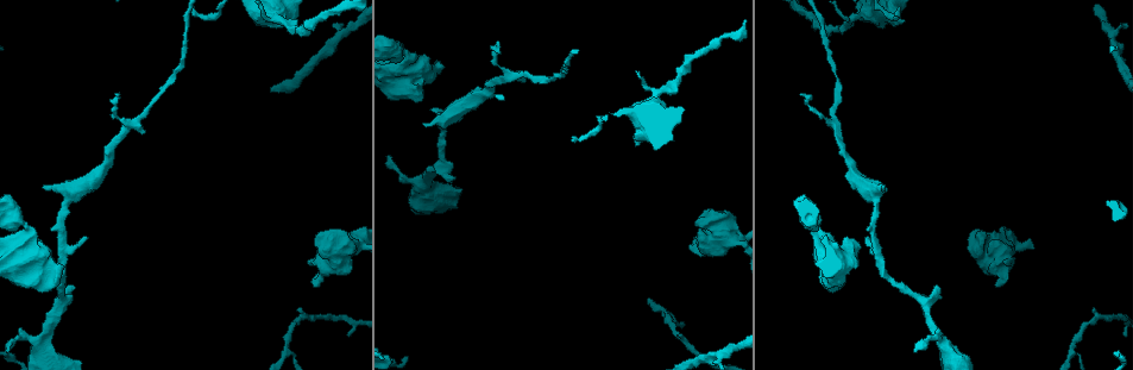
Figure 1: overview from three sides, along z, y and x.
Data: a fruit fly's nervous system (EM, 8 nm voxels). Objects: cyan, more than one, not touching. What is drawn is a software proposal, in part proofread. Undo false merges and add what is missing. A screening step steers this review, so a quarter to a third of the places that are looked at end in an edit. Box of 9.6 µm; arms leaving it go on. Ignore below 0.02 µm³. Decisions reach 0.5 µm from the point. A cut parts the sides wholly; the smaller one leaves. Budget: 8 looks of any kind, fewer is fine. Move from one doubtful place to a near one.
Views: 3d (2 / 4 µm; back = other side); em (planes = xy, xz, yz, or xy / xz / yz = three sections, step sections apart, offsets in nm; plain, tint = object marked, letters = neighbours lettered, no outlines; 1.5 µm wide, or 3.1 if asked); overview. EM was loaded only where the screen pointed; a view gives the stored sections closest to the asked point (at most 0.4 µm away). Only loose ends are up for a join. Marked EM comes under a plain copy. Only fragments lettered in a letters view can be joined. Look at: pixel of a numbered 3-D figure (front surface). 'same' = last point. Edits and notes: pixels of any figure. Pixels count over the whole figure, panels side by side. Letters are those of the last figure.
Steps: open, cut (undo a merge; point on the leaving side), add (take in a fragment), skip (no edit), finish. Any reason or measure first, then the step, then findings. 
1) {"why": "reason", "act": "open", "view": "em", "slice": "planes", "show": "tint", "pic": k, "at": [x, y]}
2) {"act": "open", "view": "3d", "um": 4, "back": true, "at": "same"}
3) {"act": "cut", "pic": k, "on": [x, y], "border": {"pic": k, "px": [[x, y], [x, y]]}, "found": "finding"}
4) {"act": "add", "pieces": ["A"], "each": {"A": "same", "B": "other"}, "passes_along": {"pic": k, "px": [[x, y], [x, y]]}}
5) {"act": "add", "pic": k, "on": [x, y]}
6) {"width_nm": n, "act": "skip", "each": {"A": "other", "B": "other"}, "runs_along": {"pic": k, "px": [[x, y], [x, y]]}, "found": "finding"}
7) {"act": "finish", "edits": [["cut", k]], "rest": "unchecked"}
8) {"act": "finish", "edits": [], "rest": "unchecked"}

{"why": "thin end", "act": "open", "view": "em", "slice": "planes", "show": "letters", "pic": 1, "at": [800, 95]}

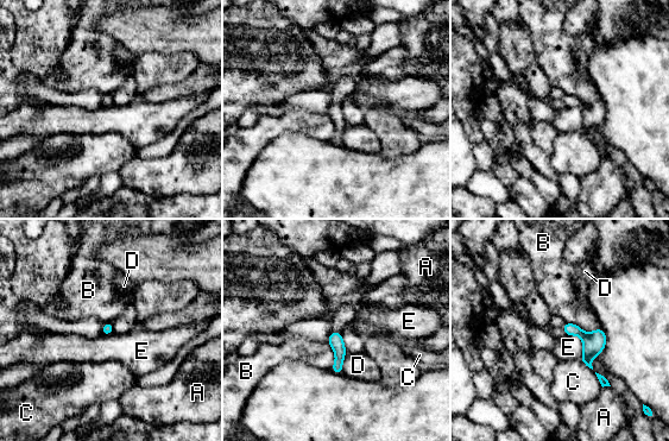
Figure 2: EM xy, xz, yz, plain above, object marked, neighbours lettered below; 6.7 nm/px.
{"width_nm": 80, "act": "skip", "each": {"A": "other", "B": "other", "C": "other", "D": "other", "E": "other"}, "border": {"pic": 2, "px": [[565, 334], [580, 338], [580, 359]]}, "found": "no lettered fragment goes on from it"}

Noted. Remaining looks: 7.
{"why": "branch stops here", "act": "open", "view": "3d", "um": 4, "pic": 1, "at": [454, 176]}

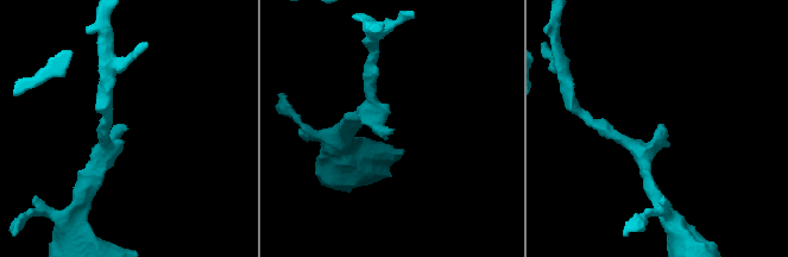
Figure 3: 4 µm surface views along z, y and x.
{"act": "open", "view": "em", "slice": "xz", "step": 4, "show": "tint", "pic": 3, "at": [657, 126]}

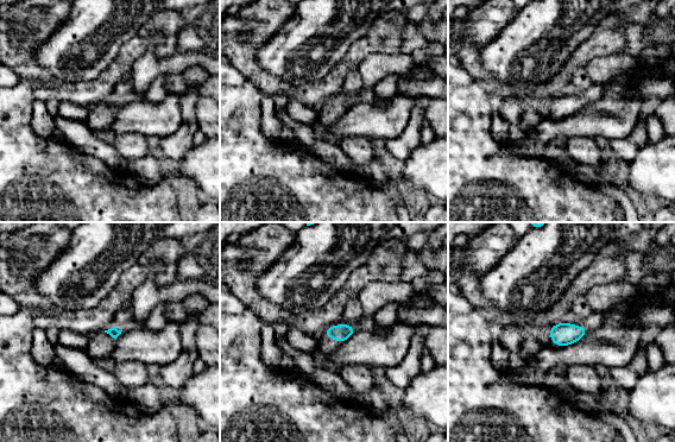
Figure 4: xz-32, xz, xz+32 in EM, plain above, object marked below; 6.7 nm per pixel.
{"why": "another direction", "act": "open", "view": "em", "slice": "planes", "show": "letters", "at": "same"}

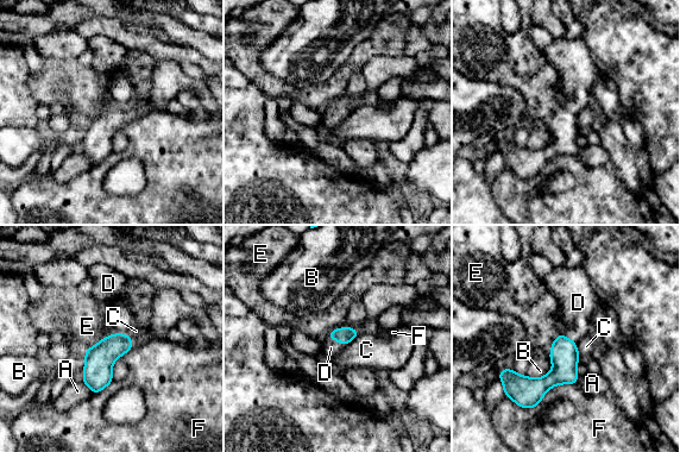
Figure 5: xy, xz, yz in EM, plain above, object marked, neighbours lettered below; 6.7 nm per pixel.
{"width_nm": 120, "act": "add", "pieces": ["D"], "each": {"A": "other", "B": "other", "C": "other", "D": "same", "E": "other", "F": "other"}, "passes_along": {"pic": 5, "px": [[344, 336], [335, 340], [331, 347]]}, "found": "the cell continues"}

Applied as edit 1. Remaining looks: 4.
{"why": "branch point", "act": "open", "view": "3d", "um": 4, "pic": 1, "at": [947, 348]}

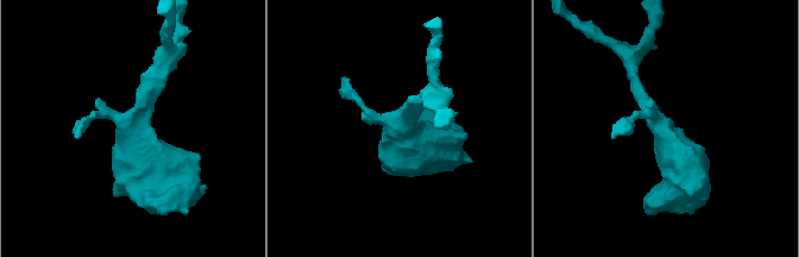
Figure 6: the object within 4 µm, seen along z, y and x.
{"act": "open", "view": "em", "slice": "xz", "step": 8, "show": "tint", "pic": 6, "at": [402, 131]}

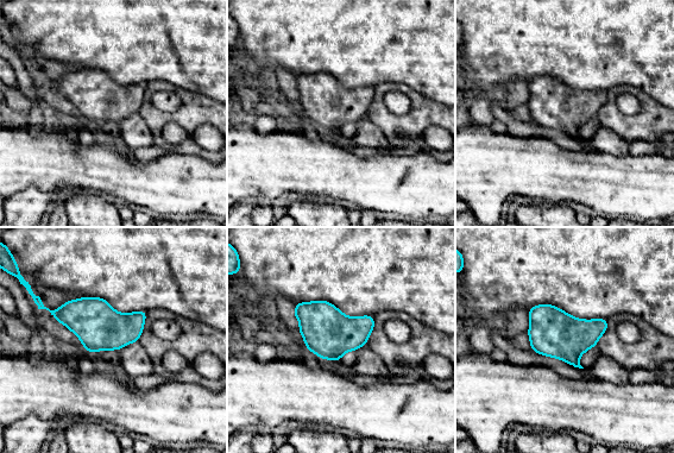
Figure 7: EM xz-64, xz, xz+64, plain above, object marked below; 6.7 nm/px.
{"why": "another direction", "act": "open", "view": "em", "slice": "planes", "show": "letters", "at": "same"}

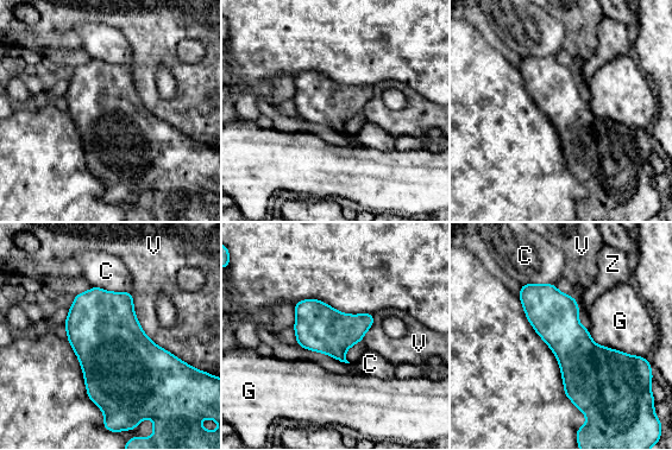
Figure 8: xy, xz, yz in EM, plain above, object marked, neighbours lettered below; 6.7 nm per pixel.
{"width_nm": 320, "longest_contact_nm": ["V", 600], "act": "skip", "each": {"C": "other", "G": "other", "V": "other", "Z": "other"}, "found": "continuous, no second cell"}

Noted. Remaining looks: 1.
{"act": "finish", "edits": [["add", 5]], "rest": "unchecked"}

